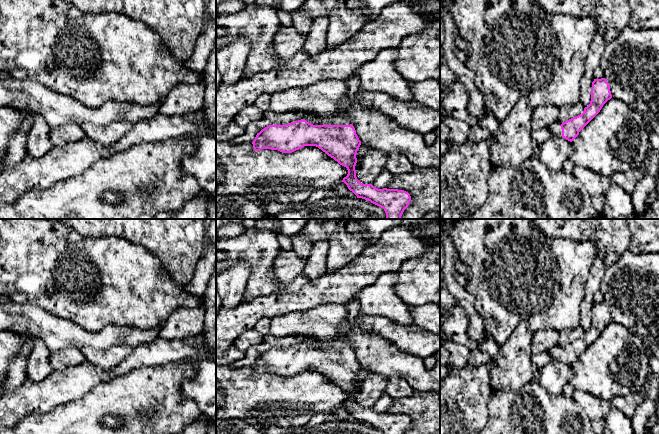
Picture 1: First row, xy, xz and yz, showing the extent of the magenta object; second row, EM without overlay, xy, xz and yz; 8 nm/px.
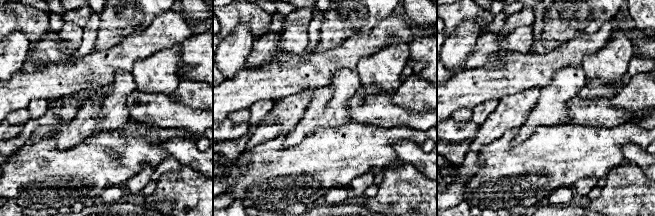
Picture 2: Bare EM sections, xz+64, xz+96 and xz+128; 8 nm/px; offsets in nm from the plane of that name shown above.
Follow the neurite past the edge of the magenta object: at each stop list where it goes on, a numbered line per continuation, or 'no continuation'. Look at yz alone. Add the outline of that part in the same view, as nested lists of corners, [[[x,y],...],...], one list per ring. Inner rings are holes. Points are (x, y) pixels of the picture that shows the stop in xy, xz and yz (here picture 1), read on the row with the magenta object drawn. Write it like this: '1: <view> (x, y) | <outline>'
1: yz (556, 127) | [[[555,122],[548,128],[555,133],[556,137],[562,138],[562,129],[561,129],[562,122]]]

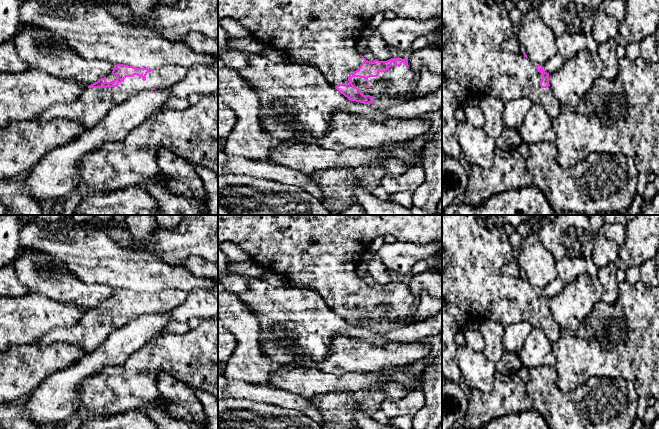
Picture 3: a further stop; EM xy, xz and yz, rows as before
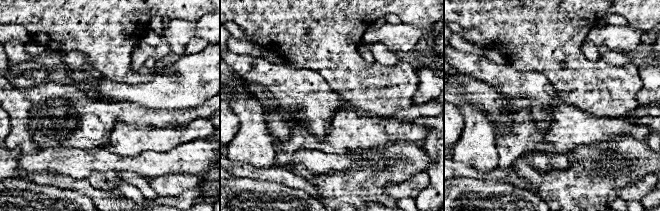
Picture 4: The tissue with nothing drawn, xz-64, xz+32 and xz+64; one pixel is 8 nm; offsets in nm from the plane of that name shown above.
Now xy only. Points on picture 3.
1: xy (93, 104) | [[[168,65],[148,72],[146,80],[134,75],[126,77],[117,87],[86,88],[78,99],[71,103],[51,106],[35,120],[49,121],[54,118],[72,120],[91,128],[100,122],[115,106],[125,102],[132,95],[149,89],[170,89],[182,81],[188,69],[178,65]]]

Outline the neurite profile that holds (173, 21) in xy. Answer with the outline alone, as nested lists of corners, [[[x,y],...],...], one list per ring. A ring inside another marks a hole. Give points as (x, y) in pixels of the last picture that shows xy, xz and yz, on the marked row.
[[[126,0],[88,1],[105,6],[113,17],[127,25],[146,26],[169,41],[180,41],[190,32],[218,39],[218,0],[159,2],[146,16],[135,13]]]

